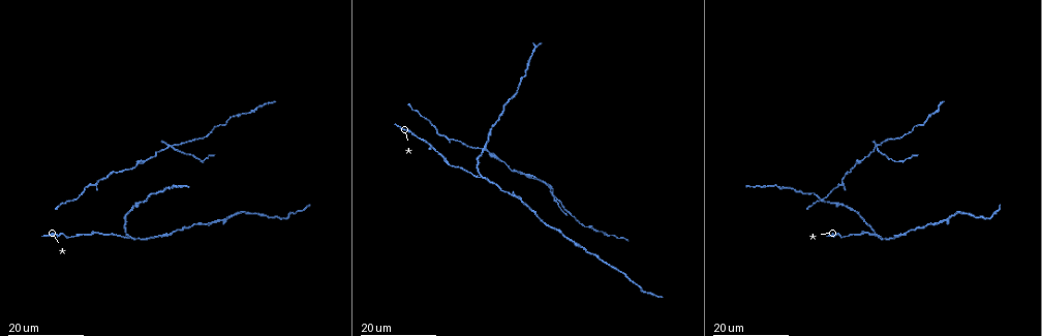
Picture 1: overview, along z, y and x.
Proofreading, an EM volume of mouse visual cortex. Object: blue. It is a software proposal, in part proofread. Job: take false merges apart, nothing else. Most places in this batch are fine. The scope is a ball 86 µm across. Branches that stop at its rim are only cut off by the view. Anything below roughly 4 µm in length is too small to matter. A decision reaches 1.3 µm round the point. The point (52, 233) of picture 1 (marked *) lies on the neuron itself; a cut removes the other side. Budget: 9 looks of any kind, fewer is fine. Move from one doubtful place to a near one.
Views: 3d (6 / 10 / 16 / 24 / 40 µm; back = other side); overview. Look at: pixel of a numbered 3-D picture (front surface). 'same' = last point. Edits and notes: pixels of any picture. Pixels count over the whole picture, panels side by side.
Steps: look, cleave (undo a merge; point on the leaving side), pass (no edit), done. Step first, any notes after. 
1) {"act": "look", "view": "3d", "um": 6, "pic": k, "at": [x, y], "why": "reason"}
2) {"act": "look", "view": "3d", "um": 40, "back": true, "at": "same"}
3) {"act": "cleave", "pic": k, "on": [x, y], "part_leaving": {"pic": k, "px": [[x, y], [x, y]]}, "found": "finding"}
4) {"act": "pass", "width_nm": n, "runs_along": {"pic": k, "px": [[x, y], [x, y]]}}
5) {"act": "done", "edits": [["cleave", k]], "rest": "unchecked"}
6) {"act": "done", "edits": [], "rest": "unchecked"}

{"act": "look", "view": "3d", "um": 16, "pic": 1, "at": [876, 235], "why": "three arms meet"}

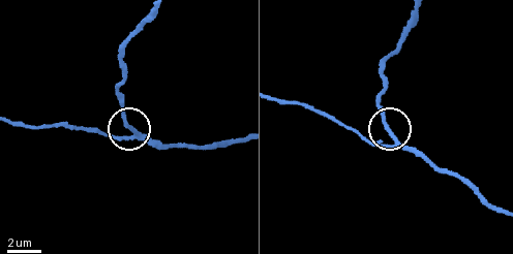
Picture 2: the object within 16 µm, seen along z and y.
{"act": "look", "view": "3d", "um": 6, "pic": 2, "at": [134, 133]}

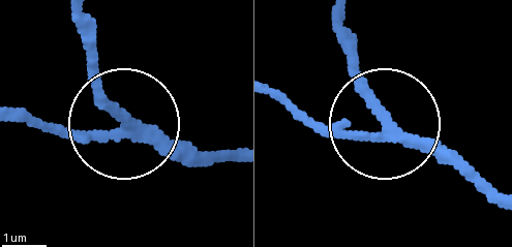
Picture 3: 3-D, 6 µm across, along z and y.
{"act": "pass", "side_arm_um": 48, "runs_along": {"pic": 3, "px": [[280, 93], [313, 119], [369, 133], [381, 115], [351, 53]]}, "found": "one neuron here"}

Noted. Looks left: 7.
{"act": "look", "view": "3d", "um": 16, "pic": 1, "at": [523, 174], "why": "three-way junction"}

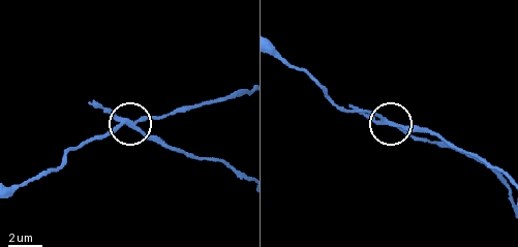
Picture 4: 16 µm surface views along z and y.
{"act": "look", "view": "3d", "um": 6, "pic": 4, "at": [396, 124]}

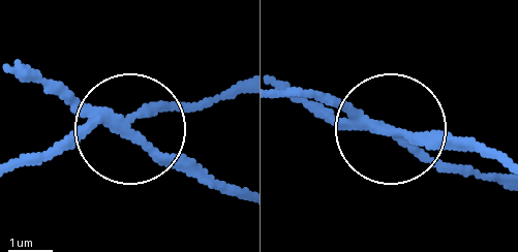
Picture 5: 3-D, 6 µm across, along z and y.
{"act": "cleave", "pic": 5, "on": [55, 87], "arms": 3, "part_leaving": {"pic": 5, "px": [[117, 123], [236, 186]]}, "found": "two neurons meet here"}

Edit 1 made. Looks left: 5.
{"act": "look", "view": "3d", "um": 16, "pic": 1, "at": [608, 235], "why": "calibre changes"}

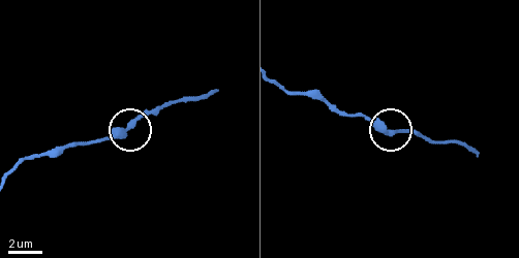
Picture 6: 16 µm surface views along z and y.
{"act": "look", "view": "3d", "um": 6, "pic": 6, "at": [131, 123], "why": "closer look"}

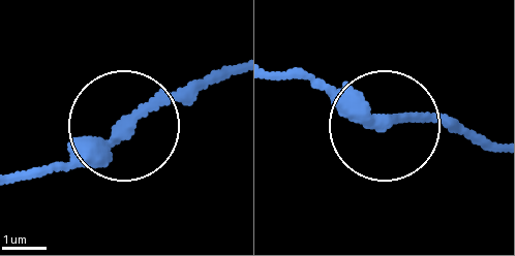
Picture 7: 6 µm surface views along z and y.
{"act": "pass", "runs_along": {"pic": 7, "px": [[20, 173], [87, 159], [206, 77]]}, "found": "continuous, no second neuron"}

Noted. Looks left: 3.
{"act": "look", "view": "3d", "um": 24, "pic": 1, "at": [554, 229], "why": "thick turns thin"}

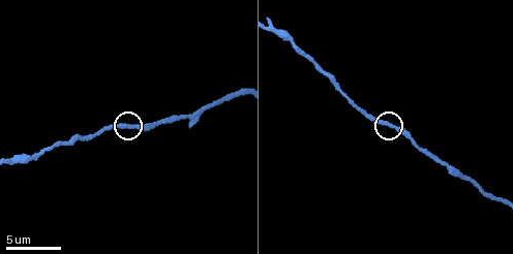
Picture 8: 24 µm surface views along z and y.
{"act": "look", "view": "3d", "um": 10, "pic": 8, "at": [129, 126]}

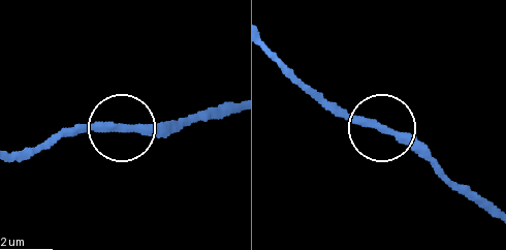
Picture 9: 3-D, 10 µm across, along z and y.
{"act": "pass", "width_nm": 270, "runs_along": {"pic": 9, "px": [[13, 160], [87, 126], [185, 126]]}, "found": "one neuron here"}

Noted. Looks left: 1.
{"act": "done", "edits": [["cleave", 5]], "rest": "unchecked"}

